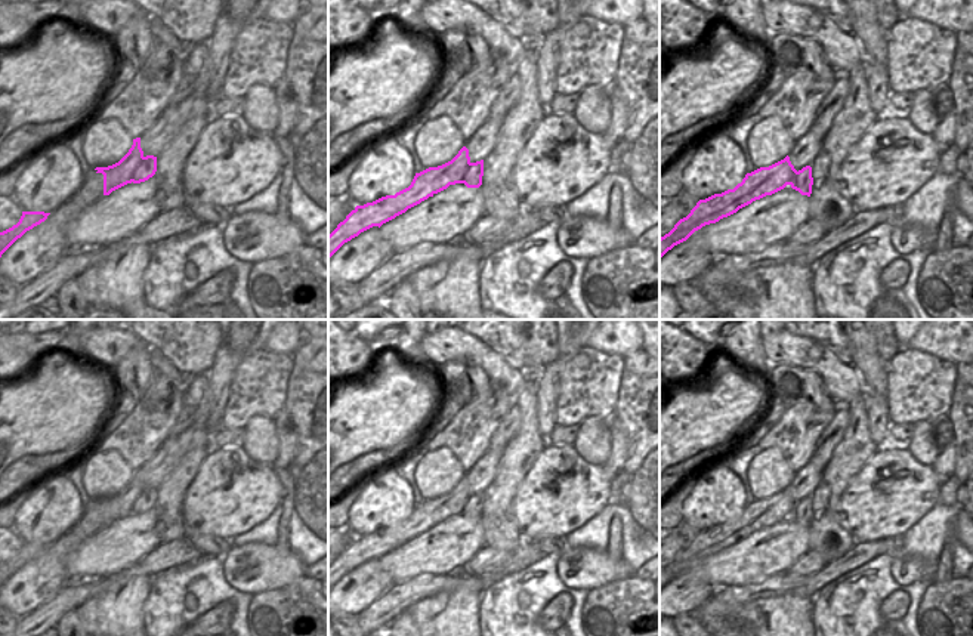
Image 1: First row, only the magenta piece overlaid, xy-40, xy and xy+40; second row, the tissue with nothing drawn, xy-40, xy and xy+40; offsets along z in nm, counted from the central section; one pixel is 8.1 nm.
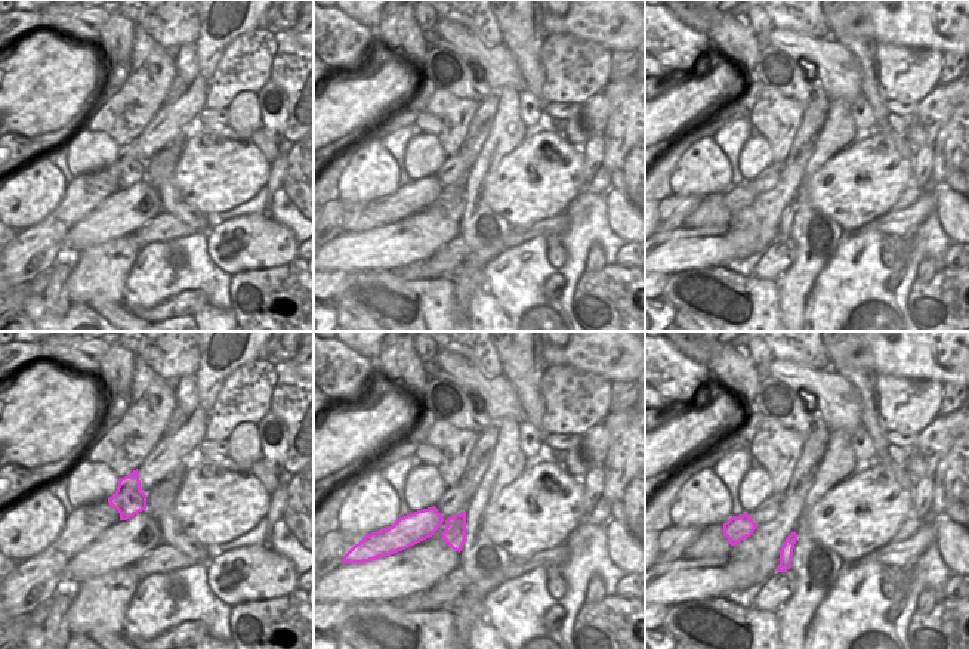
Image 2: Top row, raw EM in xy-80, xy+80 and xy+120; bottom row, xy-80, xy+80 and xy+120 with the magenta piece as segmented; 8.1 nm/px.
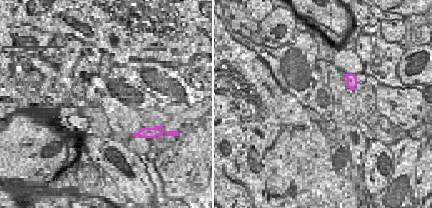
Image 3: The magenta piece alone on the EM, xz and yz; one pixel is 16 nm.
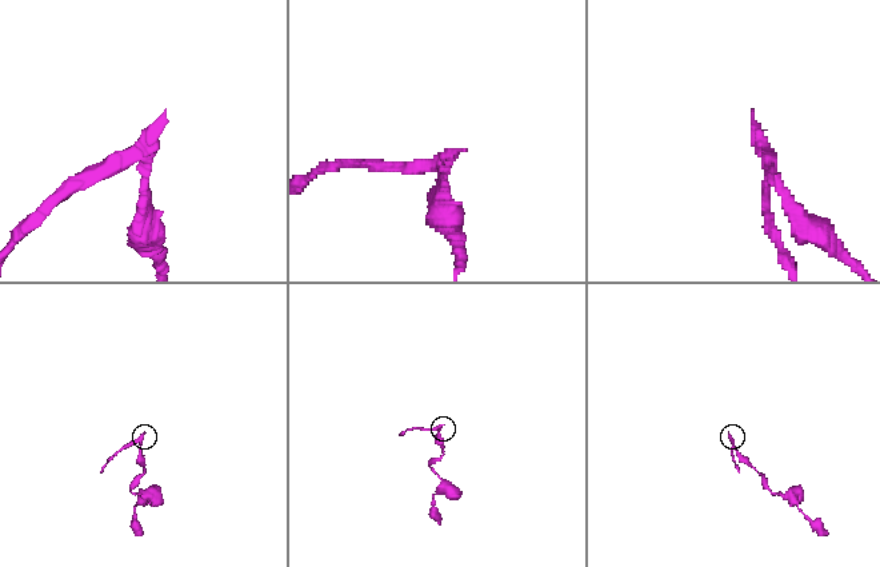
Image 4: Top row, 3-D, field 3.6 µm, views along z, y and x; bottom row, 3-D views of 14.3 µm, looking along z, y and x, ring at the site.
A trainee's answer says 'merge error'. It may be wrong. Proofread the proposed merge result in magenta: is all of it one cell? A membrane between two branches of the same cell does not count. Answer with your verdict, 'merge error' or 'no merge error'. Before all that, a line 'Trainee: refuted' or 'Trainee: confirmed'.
Trainee: confirmed
merge error

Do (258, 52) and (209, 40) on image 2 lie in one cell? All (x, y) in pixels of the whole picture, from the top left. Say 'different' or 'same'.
different

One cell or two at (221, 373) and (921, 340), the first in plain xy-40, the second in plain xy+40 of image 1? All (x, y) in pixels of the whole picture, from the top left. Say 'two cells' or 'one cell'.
two cells

